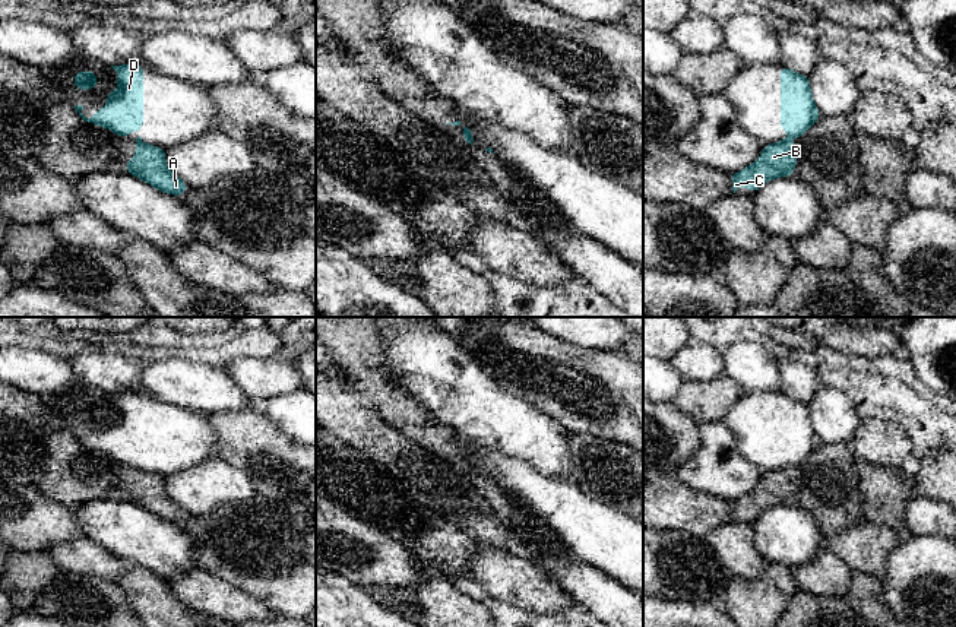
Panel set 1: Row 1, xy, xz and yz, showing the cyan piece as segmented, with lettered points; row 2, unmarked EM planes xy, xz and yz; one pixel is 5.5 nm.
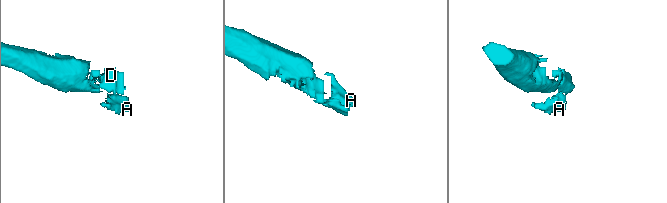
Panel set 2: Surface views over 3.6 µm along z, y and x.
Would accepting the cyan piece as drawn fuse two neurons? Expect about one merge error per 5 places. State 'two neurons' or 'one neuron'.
two neurons

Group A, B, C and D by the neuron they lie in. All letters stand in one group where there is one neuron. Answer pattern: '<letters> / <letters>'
A B C / D

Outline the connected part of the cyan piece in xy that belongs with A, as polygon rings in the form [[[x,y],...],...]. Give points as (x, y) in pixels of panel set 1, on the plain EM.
[[[136,469],[136,484],[133,488],[124,488],[129,501],[139,504],[155,516],[181,523],[187,512],[175,504],[165,491],[165,476]]]

